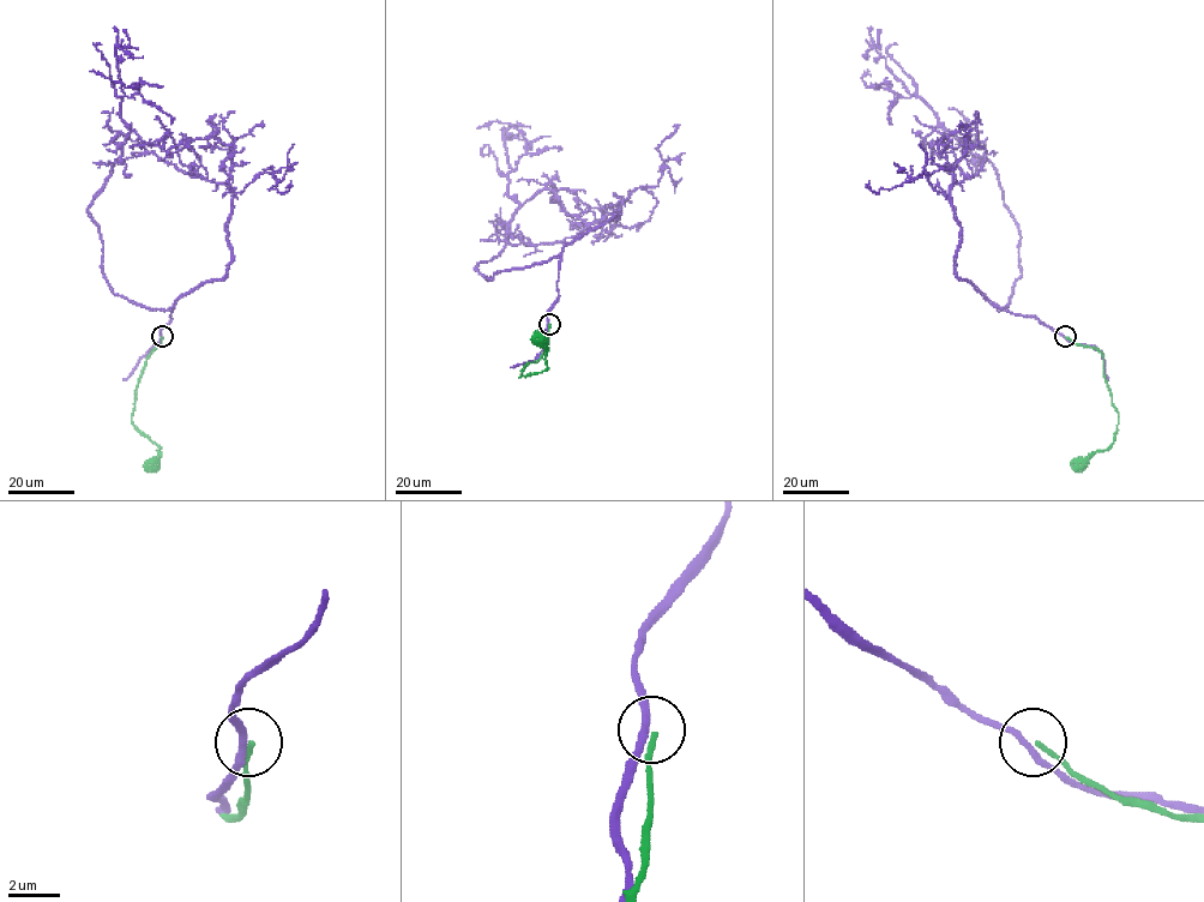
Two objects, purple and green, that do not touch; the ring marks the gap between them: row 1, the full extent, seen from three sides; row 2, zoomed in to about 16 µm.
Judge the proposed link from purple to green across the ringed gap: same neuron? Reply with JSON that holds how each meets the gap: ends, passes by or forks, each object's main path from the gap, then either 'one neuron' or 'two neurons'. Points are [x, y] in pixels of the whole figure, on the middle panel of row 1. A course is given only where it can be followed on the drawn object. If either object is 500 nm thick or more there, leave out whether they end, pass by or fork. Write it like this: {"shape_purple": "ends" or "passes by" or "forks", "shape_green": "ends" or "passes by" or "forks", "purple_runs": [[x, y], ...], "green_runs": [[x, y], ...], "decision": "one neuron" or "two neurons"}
{"shape_purple": "passes by", "shape_green": "ends", "purple_runs": [[549, 324], [560, 257], [491, 281], [476, 269], [505, 246], [527, 144], [506, 122], [477, 128]], "green_runs": [[549, 324], [547, 347], [536, 362], [524, 367], [519, 378], [546, 368], [546, 343], [542, 340]], "decision": "two neurons"}

